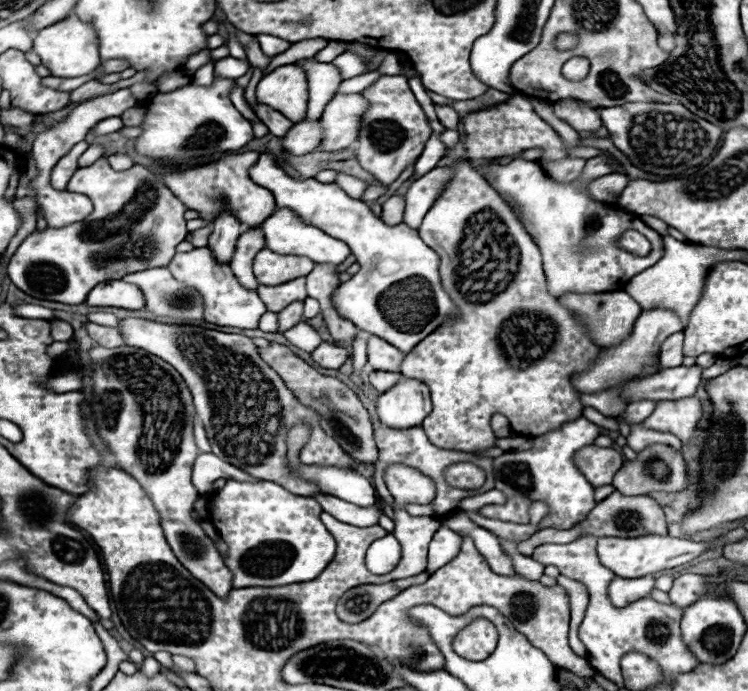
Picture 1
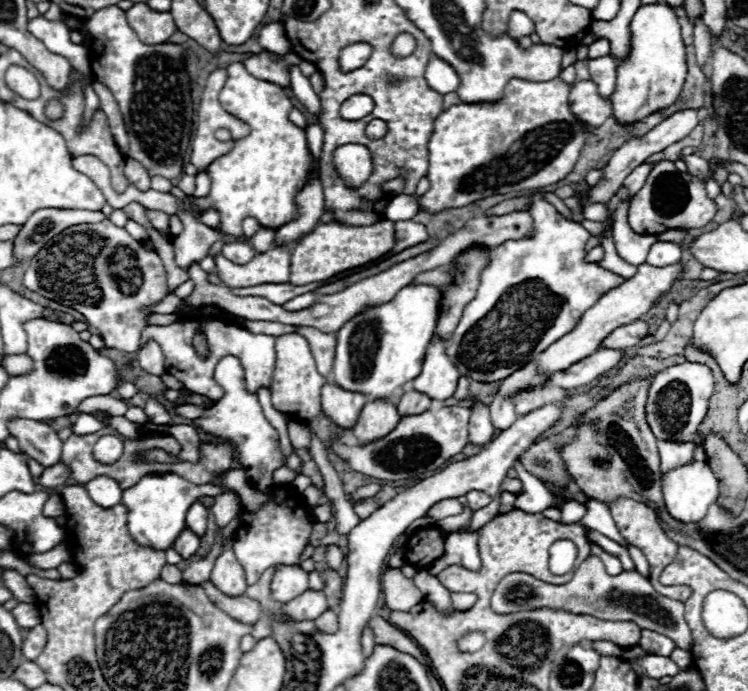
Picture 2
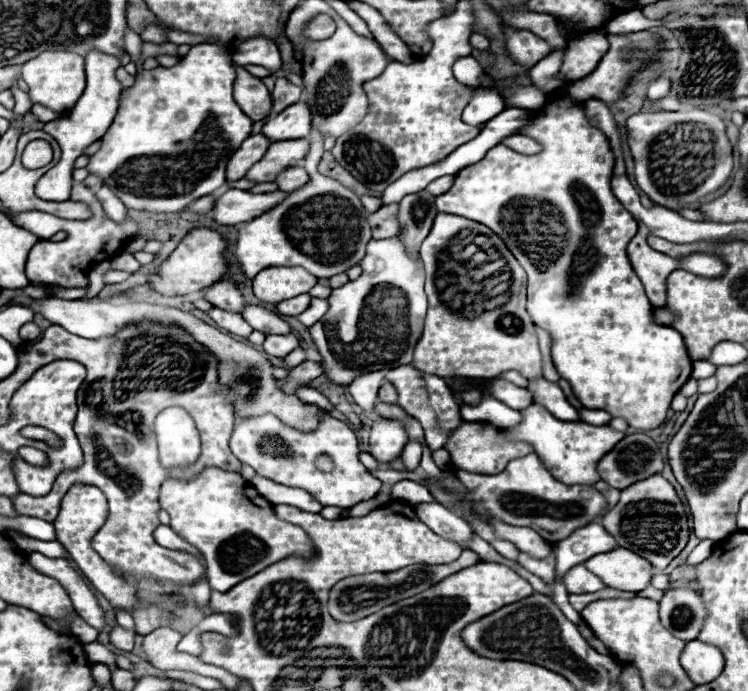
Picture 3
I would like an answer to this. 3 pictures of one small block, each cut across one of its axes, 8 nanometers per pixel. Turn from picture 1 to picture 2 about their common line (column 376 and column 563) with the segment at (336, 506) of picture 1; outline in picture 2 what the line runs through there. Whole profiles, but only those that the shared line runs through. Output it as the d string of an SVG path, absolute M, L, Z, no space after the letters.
M566 502L560 506L560 512L562 512L562 524L574 524L584 518L586 506L580 502Z

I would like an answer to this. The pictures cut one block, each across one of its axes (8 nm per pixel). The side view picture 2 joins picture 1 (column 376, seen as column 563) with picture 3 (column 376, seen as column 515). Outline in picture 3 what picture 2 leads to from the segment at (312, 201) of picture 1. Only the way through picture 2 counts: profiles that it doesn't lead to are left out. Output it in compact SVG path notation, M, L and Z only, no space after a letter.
M398 238L388 240L370 240L366 256L360 266L364 268L358 280L346 282L340 288L334 288L328 302L330 312L310 328L310 336L320 352L324 374L340 386L348 386L356 374L370 370L390 370L394 366L404 366L412 362L414 346L422 336L424 318L426 318L426 294L424 294L424 266L420 260L414 260L406 254L404 244Z

